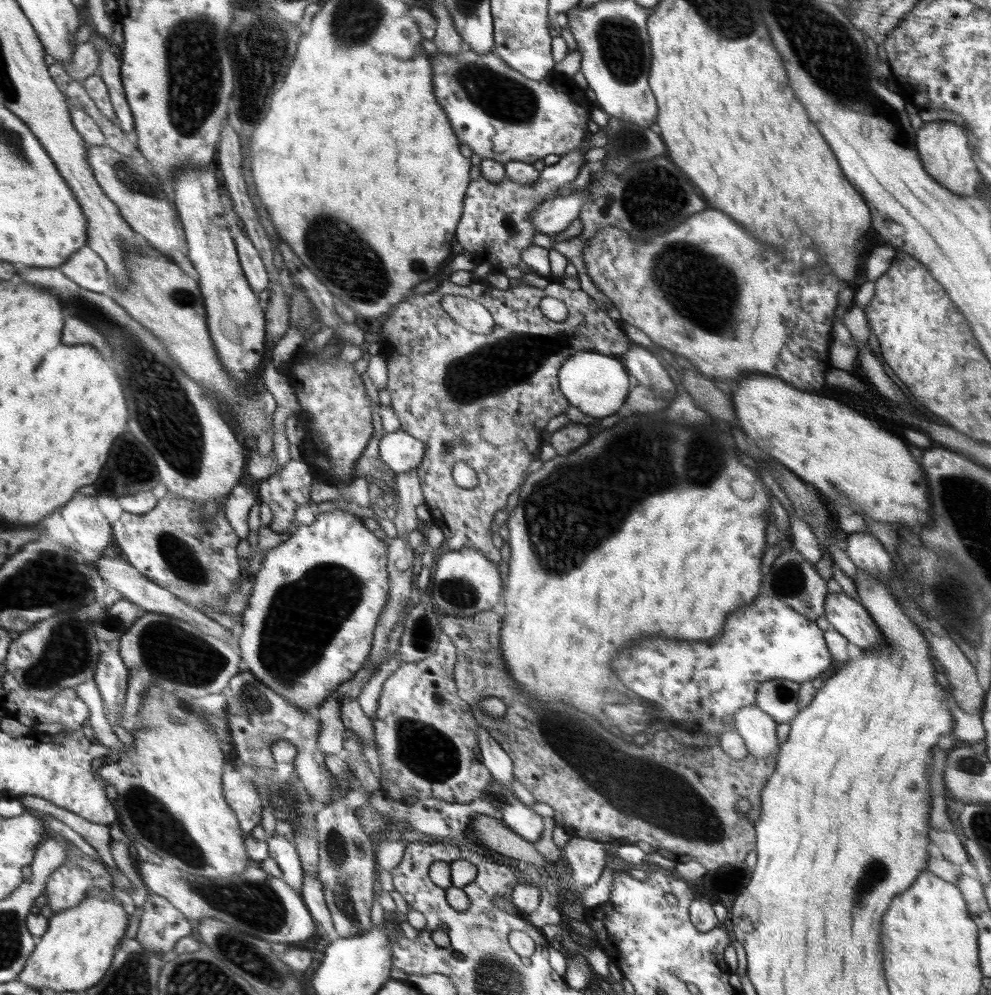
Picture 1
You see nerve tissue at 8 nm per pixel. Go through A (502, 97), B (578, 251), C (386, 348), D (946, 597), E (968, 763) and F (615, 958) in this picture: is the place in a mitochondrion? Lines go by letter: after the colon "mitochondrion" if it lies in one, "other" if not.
A: mitochondrion
B: other
C: other
D: mitochondrion
E: mitochondrion
F: other

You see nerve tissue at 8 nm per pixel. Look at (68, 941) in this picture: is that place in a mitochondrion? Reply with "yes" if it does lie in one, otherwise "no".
no

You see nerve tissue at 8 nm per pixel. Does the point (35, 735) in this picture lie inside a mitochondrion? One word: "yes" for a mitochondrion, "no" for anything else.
no

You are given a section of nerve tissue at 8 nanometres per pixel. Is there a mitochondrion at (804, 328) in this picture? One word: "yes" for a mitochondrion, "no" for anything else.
yes

